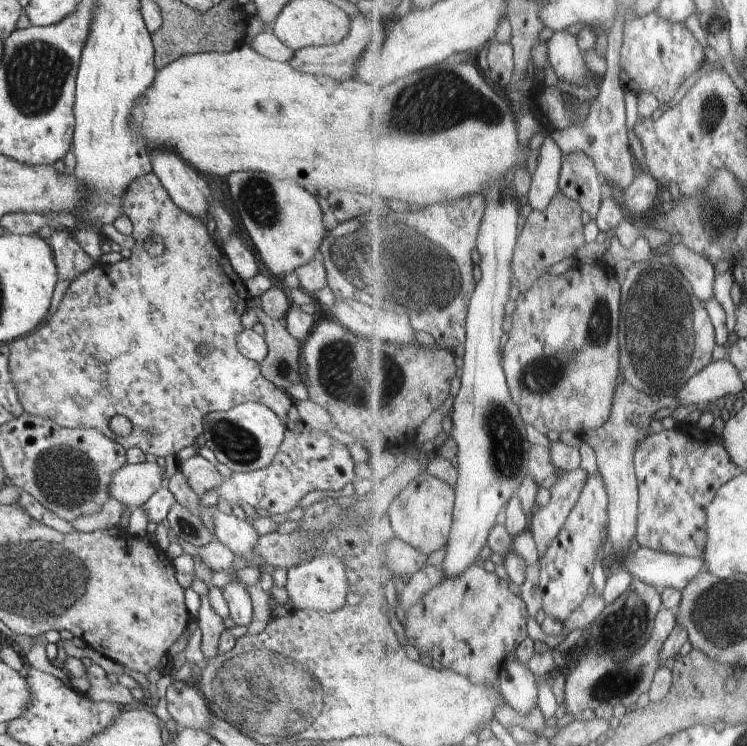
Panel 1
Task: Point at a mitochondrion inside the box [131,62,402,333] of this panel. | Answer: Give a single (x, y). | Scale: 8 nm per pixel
(256, 197)

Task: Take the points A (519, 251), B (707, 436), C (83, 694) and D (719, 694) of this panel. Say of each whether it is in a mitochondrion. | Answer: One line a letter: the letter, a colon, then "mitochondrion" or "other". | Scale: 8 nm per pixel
A: other
B: other
C: other
D: other

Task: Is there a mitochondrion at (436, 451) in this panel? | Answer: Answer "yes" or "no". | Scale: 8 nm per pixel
no

